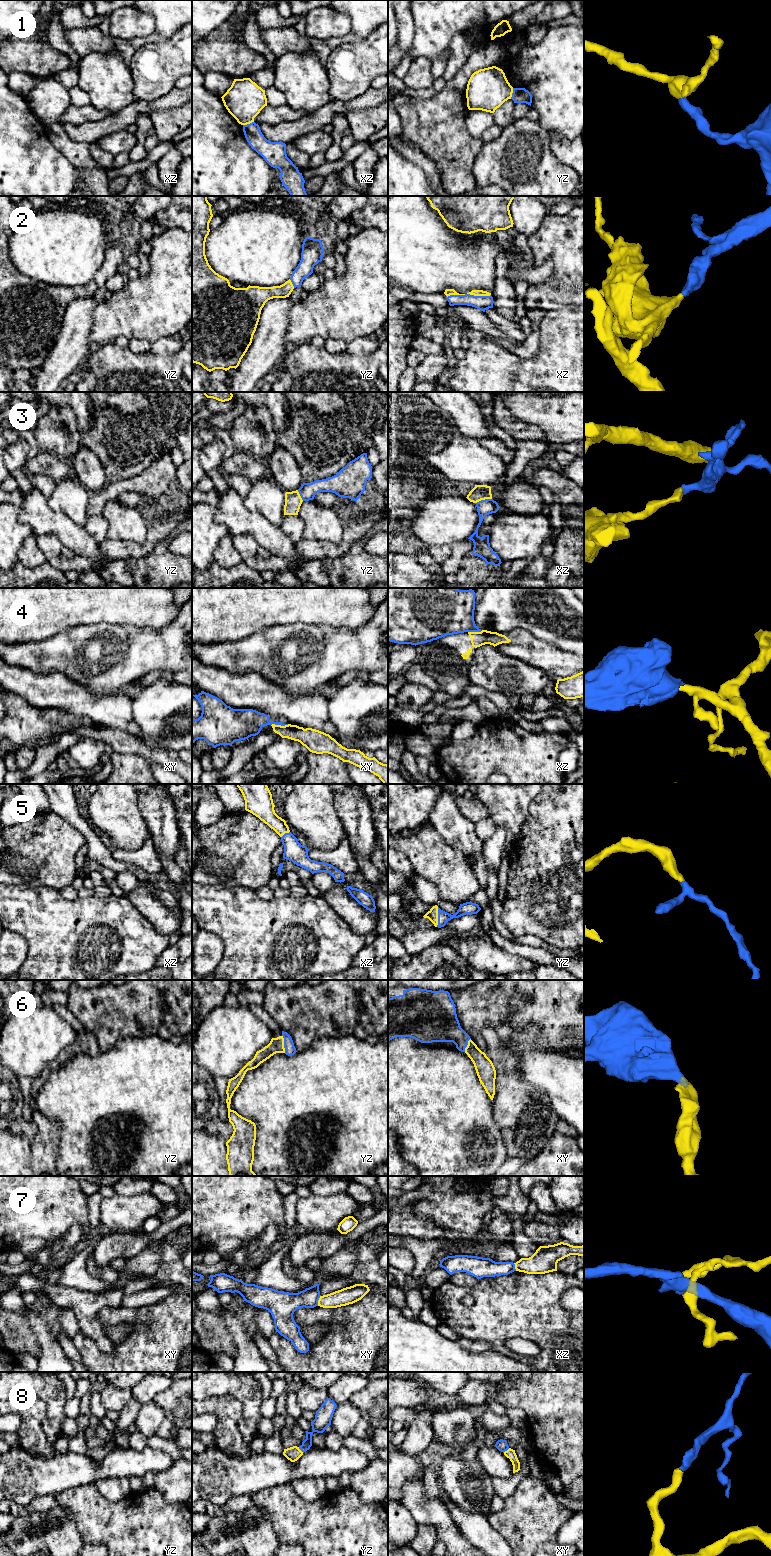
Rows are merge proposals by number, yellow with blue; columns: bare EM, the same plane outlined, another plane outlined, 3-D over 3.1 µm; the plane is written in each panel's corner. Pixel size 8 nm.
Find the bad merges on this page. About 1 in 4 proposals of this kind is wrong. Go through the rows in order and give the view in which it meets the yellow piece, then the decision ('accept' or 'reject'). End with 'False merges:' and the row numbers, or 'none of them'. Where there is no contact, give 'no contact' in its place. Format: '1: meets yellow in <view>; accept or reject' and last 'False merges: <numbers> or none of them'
1: meets yellow in xz; reject
2: meets yellow in xz; accept
3: meets yellow in xz; accept
4: meets yellow in xy; reject
5: meets yellow in yz; accept
6: meets yellow in yz; accept
7: meets yellow in xy; reject
8: meets yellow in yz; accept
False merges: 1, 4, 7

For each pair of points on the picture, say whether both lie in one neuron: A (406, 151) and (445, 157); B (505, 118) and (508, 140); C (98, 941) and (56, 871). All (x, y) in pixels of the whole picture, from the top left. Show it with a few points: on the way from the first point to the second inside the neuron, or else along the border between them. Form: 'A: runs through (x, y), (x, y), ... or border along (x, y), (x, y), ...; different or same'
A: border along (407, 140), (411, 141), (430, 157), (441, 172); different
B: border along (512, 120), (502, 129); different
C: border along (36, 886), (50, 886), (59, 891); different

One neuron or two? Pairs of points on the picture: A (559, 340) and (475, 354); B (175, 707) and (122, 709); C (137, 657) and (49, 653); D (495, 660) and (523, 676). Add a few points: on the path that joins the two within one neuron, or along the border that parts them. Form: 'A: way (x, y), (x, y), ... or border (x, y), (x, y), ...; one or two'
A: way (538, 361), (534, 365), (496, 365); one
B: border (132, 697), (132, 718), (140, 731); two
C: way (115, 638), (110, 633), (90, 633), (71, 648); one
D: way (502, 666), (512, 676), (516, 676); one

